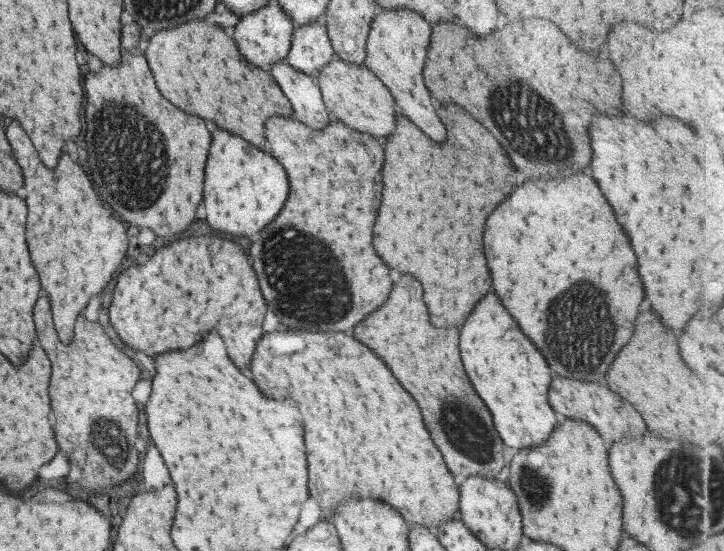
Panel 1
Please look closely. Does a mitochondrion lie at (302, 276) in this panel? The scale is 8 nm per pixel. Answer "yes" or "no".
yes

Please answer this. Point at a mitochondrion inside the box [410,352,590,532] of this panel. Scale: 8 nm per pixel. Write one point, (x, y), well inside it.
(465, 429)

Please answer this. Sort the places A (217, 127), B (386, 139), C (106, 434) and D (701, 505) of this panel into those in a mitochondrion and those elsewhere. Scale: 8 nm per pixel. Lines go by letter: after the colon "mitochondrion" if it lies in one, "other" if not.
A: other
B: other
C: mitochondrion
D: mitochondrion

